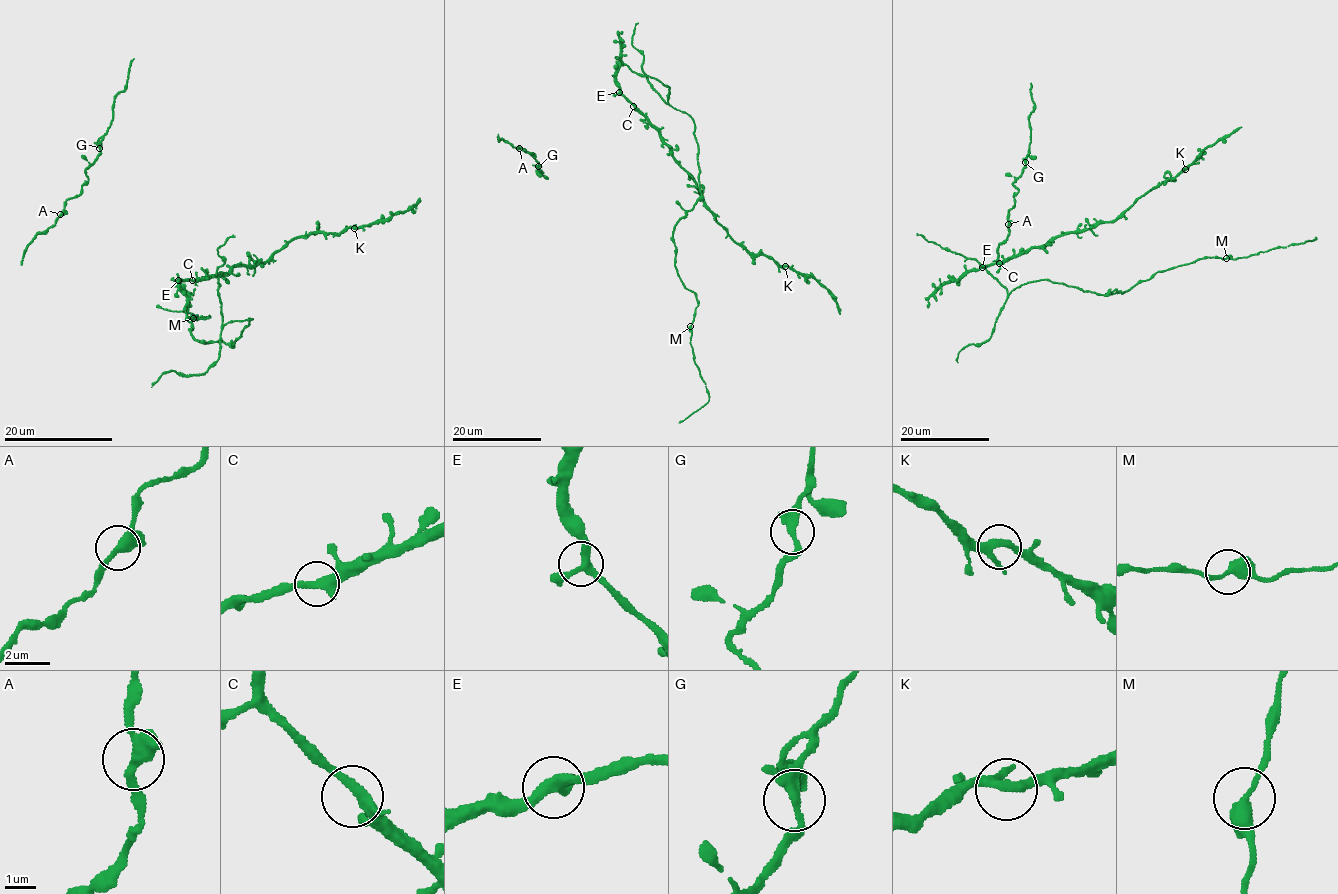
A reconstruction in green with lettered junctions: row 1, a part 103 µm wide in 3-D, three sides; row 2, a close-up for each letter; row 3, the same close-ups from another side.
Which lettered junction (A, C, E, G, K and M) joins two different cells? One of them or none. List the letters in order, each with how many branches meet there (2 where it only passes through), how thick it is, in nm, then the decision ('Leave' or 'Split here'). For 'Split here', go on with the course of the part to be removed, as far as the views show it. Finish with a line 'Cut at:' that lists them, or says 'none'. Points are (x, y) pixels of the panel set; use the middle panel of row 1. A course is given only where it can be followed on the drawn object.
A: Branches: 3. Thickness 320 nm. Leave
C: Branches: 3. Thickness 280 nm. Leave
E: Branches: 3. Thickness 320 nm. Leave
G: Branches: 3. Thickness 280 nm. Leave
K: Branches: 3. Thickness 280 nm. Leave
M: Branches: 3. Thickness 320 nm. Leave
Cut at: none

